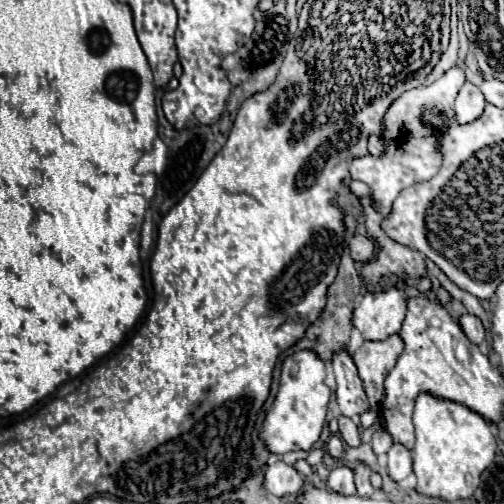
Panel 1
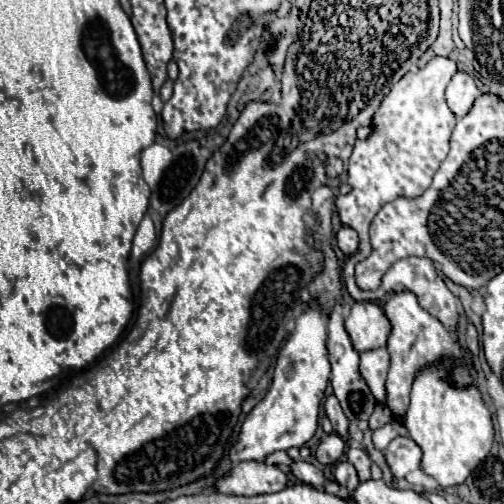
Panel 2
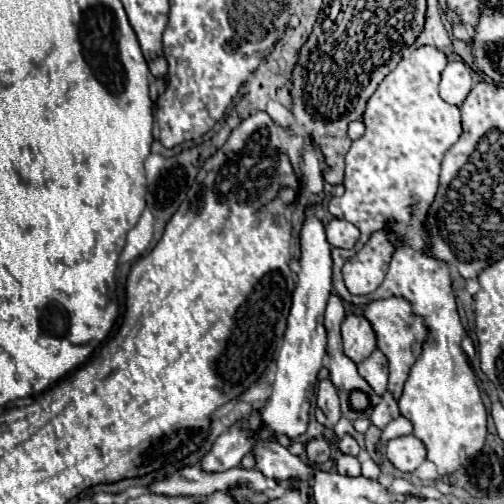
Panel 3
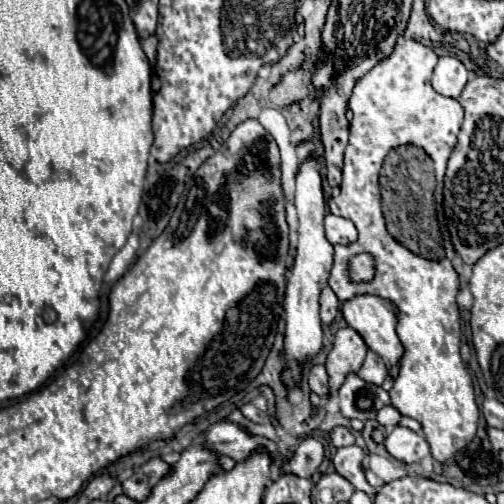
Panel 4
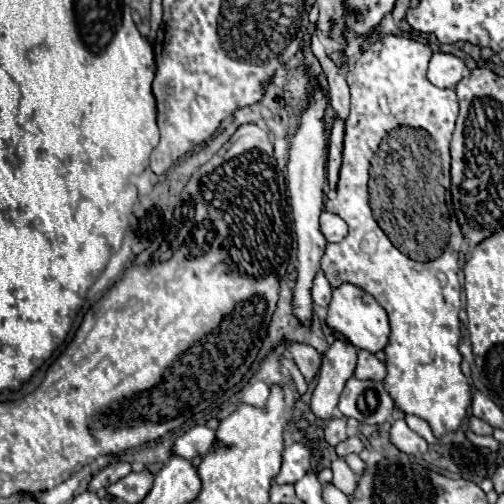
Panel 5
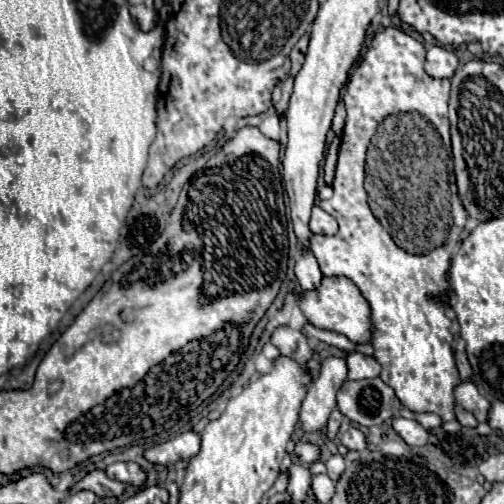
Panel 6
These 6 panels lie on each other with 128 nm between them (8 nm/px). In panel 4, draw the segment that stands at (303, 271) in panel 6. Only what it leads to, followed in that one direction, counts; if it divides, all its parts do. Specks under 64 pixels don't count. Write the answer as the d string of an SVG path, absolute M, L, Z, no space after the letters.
M326 286L322 290L322 294L320 294L320 318L322 318L322 324L330 326L338 312L340 312L340 300L332 292L332 288Z

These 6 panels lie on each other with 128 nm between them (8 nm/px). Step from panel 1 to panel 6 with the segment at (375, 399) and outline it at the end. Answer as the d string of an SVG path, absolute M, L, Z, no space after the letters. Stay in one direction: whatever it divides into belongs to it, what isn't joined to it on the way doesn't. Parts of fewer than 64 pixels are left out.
M350 352L348 358L348 380L364 380L364 378L378 378L382 368L380 364L362 352Z

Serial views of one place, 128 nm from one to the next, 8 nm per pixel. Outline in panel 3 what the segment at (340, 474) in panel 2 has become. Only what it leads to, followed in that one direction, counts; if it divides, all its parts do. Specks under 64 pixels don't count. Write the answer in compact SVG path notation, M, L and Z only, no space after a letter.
M342 454L338 460L336 460L336 470L344 476L360 476L360 462L358 458L354 456L346 456Z

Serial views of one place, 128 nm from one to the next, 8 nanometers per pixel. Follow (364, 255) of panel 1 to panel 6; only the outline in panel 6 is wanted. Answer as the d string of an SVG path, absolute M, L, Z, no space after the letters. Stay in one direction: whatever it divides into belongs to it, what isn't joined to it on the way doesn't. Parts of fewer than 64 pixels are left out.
M318 204L312 208L312 218L310 218L310 230L314 234L326 234L326 236L334 236L338 232L338 222L334 216L330 216L328 212L324 212Z

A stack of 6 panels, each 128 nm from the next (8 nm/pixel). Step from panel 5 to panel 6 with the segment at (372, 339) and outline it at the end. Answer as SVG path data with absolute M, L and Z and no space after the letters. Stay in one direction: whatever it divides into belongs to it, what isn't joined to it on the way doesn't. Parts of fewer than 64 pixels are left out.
M324 276L320 288L312 292L304 292L300 300L300 310L310 320L310 324L316 328L340 332L358 344L366 344L372 340L372 310L368 308L368 300L360 296L360 288L356 288L356 284L352 284L352 280L348 278L326 278Z

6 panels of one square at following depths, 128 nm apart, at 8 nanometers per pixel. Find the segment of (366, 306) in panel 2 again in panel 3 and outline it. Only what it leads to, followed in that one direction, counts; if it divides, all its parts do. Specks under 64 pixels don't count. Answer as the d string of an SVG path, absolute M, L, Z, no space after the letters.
M348 314L342 322L342 340L344 352L356 364L366 360L376 350L376 332L372 332L372 324L362 314Z

